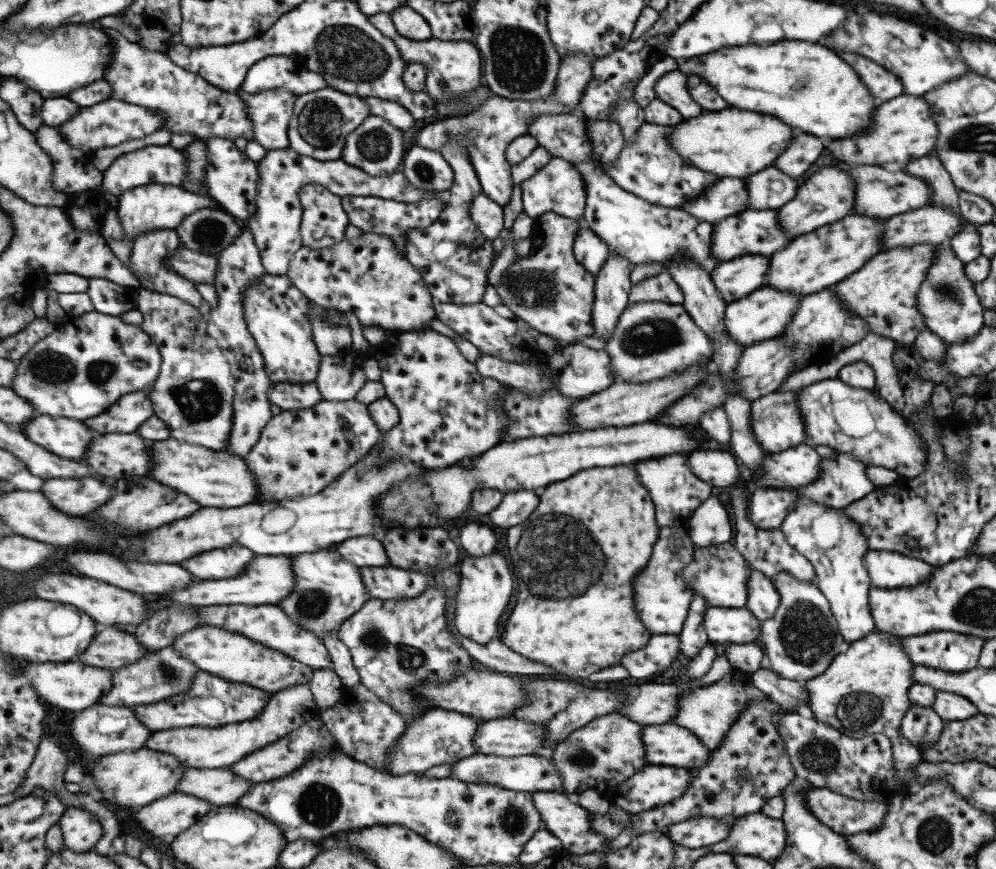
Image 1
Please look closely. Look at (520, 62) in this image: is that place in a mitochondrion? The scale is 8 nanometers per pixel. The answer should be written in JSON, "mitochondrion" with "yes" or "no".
{"mitochondrion":"yes"}

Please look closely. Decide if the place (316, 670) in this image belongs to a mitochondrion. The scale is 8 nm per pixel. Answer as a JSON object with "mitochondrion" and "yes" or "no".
{"mitochondrion":"no"}

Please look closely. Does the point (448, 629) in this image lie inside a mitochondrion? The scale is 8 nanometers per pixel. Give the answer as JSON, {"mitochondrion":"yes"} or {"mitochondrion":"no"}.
{"mitochondrion":"no"}

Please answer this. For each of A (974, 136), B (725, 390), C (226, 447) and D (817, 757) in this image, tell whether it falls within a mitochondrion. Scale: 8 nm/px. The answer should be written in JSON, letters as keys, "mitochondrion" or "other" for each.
{"A":"mitochondrion","B":"other","C":"other","D":"mitochondrion"}

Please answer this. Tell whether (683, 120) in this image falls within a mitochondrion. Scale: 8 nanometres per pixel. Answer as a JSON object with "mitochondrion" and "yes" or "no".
{"mitochondrion":"no"}

